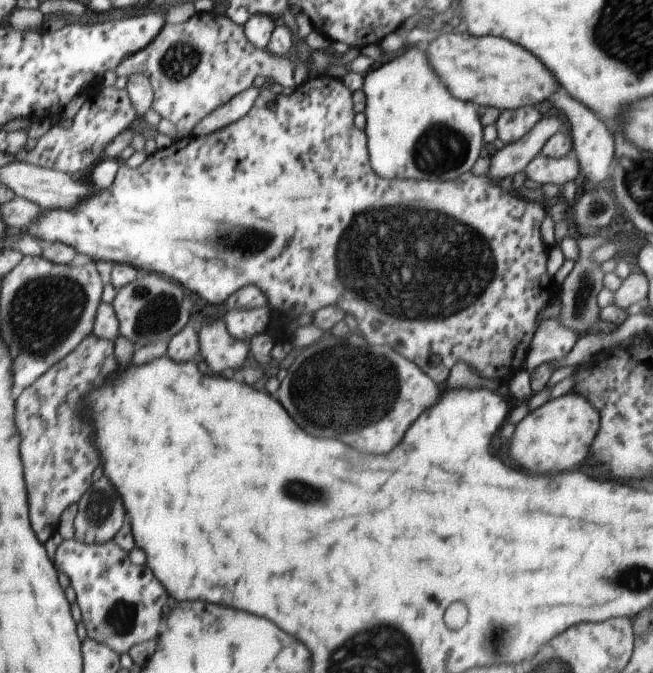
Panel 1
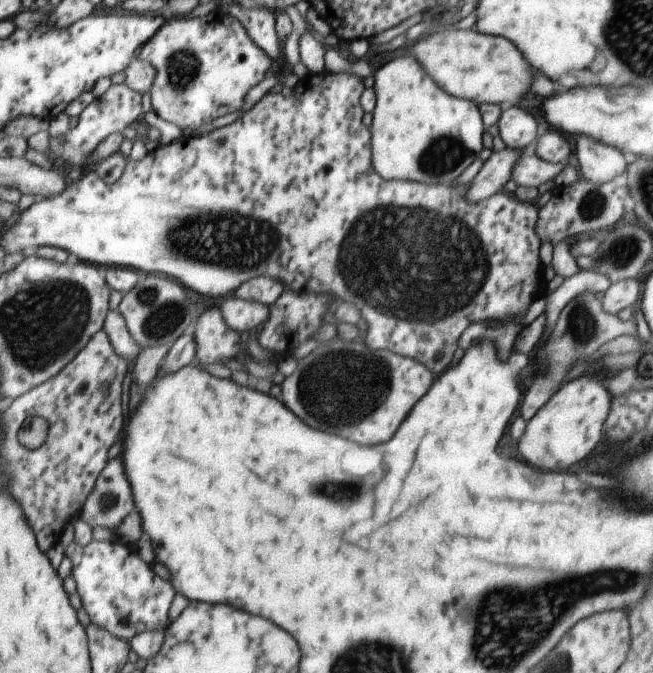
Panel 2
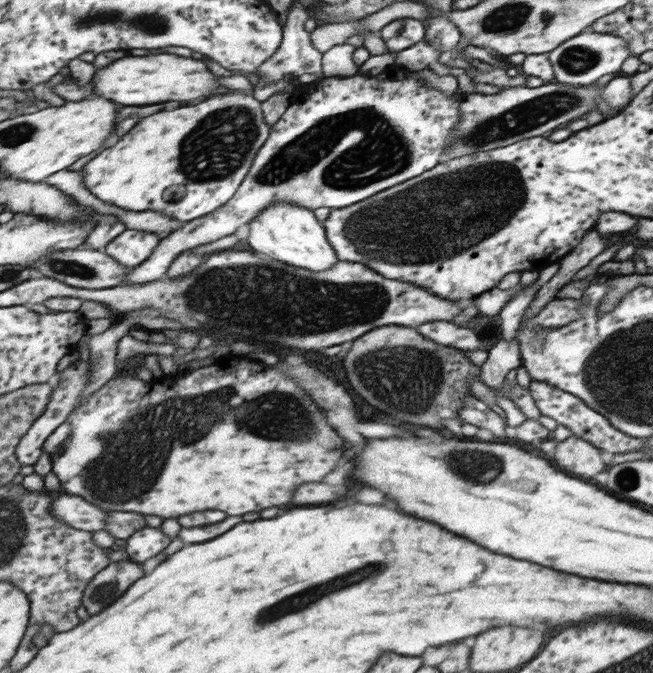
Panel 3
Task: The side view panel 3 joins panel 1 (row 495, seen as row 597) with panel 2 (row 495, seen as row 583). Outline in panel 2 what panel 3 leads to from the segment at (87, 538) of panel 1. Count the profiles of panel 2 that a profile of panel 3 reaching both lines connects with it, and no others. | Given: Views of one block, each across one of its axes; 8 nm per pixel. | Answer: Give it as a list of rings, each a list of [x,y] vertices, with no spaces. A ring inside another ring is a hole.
[[[114,455],[98,480],[97,488],[88,499],[81,519],[92,529],[96,527],[118,530],[138,508],[132,482],[126,472],[124,458]]]

